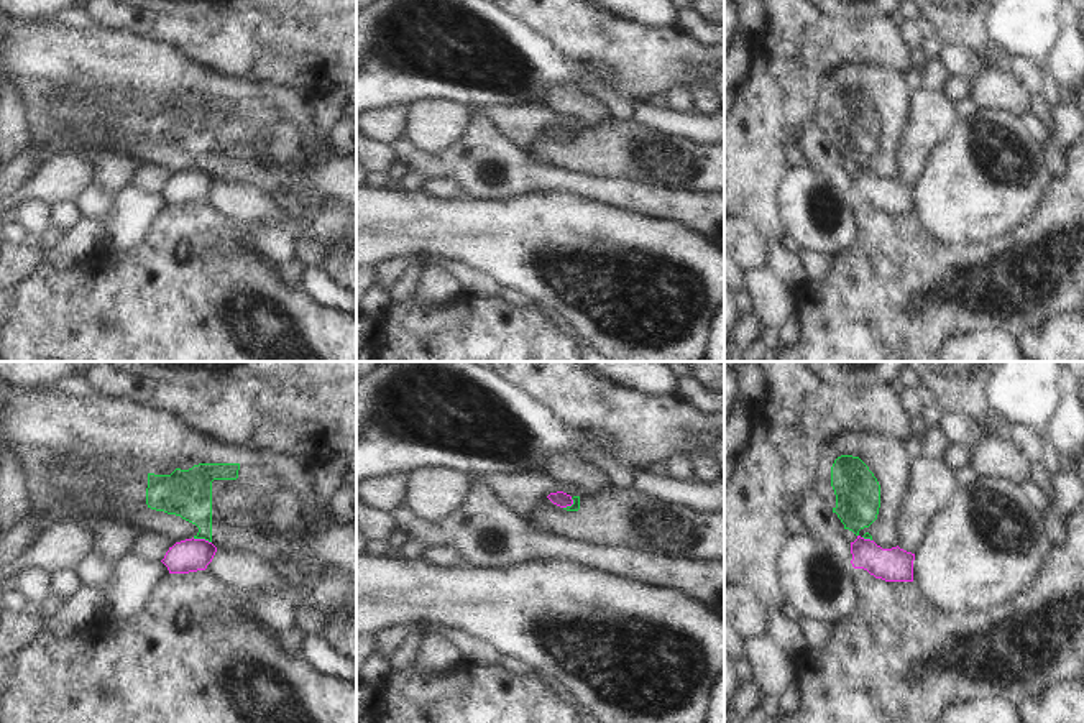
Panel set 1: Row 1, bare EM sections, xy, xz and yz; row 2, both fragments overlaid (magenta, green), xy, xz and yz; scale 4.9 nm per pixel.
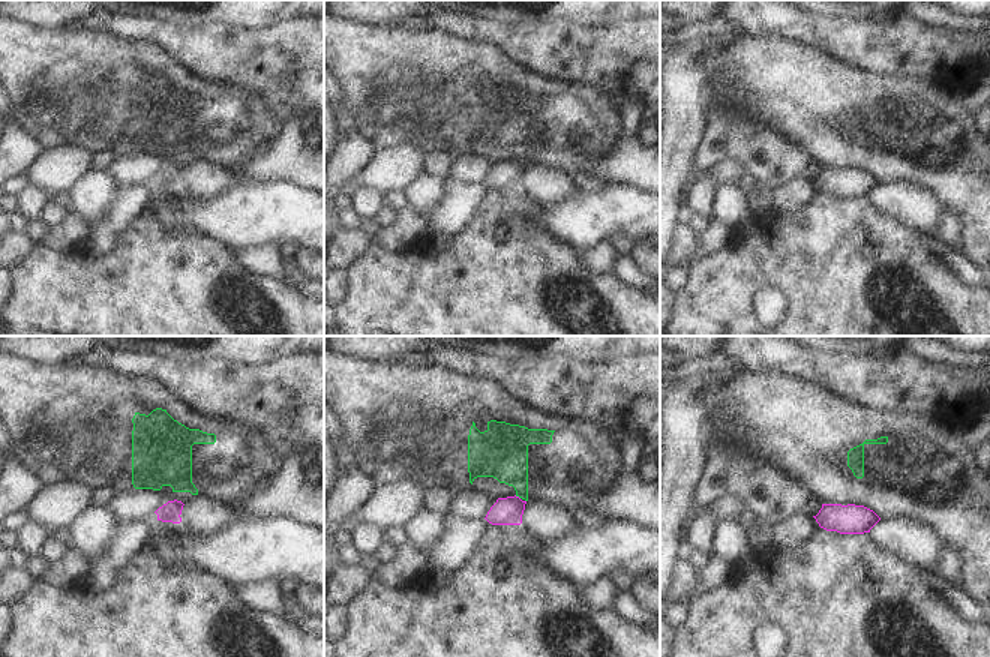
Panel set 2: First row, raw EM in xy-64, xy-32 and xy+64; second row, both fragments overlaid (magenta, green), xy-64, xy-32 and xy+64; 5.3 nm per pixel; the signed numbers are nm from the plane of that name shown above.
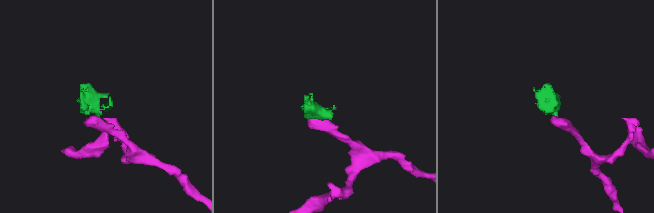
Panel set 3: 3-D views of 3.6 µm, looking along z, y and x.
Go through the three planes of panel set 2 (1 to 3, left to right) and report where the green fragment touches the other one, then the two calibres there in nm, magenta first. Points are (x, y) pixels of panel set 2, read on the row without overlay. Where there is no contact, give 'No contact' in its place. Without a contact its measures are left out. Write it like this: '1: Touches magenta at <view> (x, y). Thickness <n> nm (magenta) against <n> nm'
1: No contact
2: Touches magenta at xy-32 (518, 161). Thickness 150 nm (magenta) against 280 nm
3: No contact.

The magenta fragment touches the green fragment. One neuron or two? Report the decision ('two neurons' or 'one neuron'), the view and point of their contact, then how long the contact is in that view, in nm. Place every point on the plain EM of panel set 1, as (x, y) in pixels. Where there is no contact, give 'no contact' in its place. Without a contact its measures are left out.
two neurons; meets magenta in xy at (202, 171); contact 100 nm long

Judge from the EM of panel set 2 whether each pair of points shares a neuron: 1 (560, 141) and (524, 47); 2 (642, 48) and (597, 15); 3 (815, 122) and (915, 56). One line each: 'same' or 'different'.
1: different
2: different
3: different

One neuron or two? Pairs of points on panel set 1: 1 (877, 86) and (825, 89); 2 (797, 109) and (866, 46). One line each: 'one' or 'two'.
1: one
2: one

